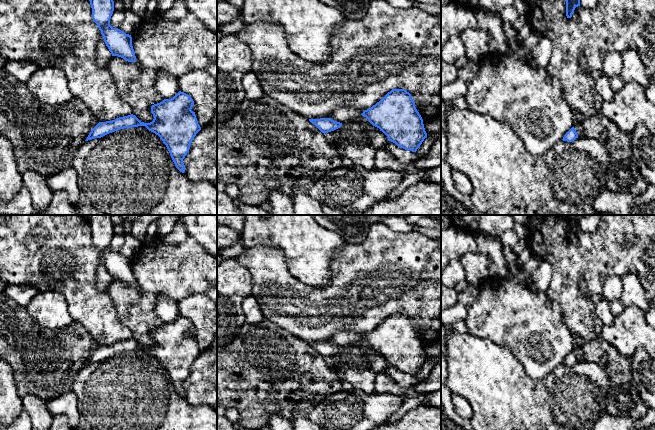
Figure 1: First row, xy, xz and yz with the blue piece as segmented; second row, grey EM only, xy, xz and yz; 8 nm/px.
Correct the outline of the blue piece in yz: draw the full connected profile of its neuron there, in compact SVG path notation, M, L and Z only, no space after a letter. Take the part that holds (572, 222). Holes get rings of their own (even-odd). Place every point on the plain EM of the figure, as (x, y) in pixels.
M566 215L566 240L571 242L576 231L580 230L580 221L585 215Z

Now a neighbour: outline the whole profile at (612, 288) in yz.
M612 275L606 278L602 287L601 295L604 299L611 303L617 299L620 299L622 294L622 280L617 275Z

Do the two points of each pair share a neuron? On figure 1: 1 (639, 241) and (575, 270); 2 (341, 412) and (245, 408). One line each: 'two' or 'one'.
1: one
2: two

